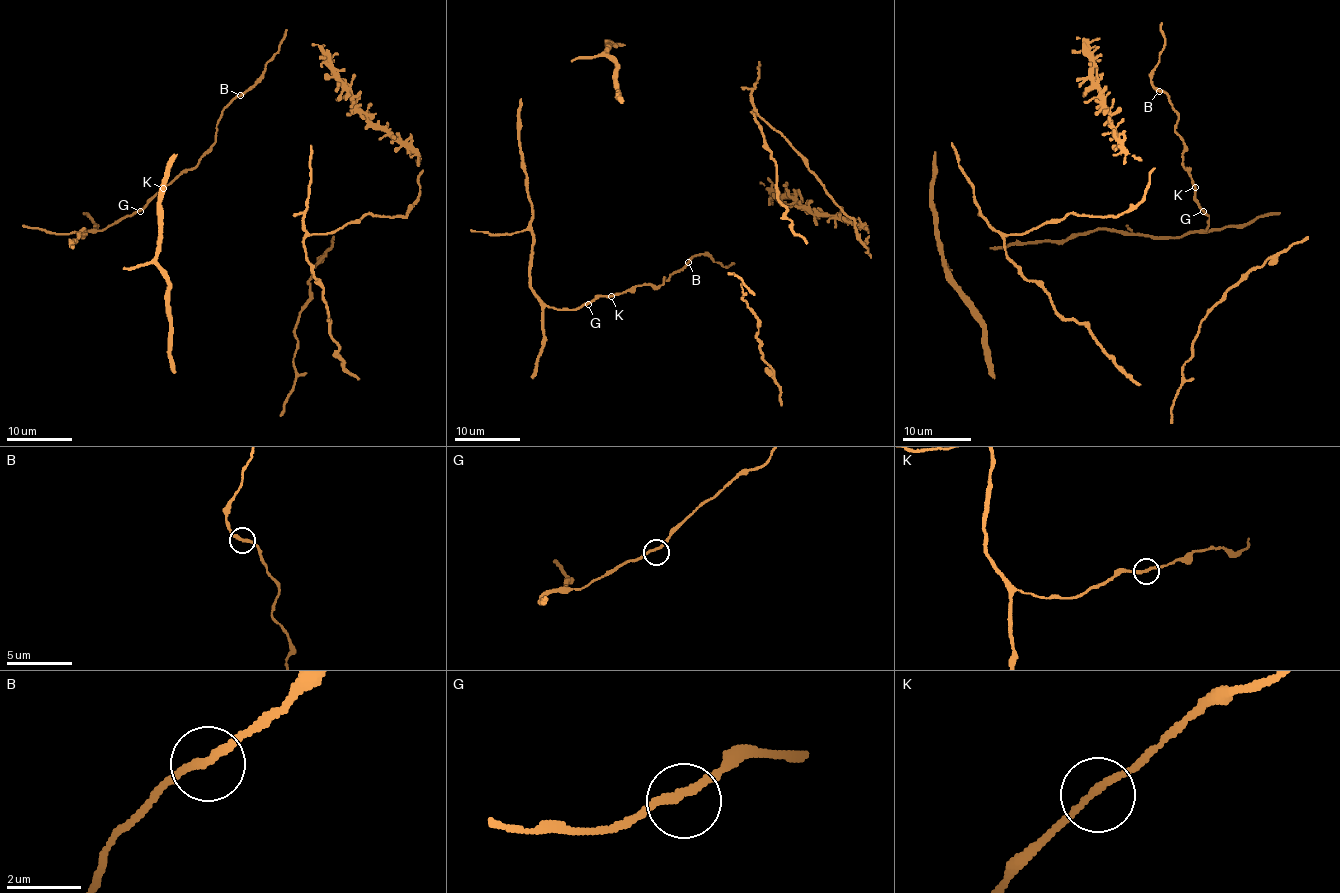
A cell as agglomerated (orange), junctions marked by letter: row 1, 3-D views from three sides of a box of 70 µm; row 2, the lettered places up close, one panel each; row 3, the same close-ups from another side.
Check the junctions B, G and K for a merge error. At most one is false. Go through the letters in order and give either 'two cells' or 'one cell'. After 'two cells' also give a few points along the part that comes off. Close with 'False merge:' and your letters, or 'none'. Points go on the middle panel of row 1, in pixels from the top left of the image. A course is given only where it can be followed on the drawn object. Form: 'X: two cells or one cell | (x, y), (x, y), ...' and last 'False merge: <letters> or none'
B: one cell
G: one cell
K: one cell
False merge: none

